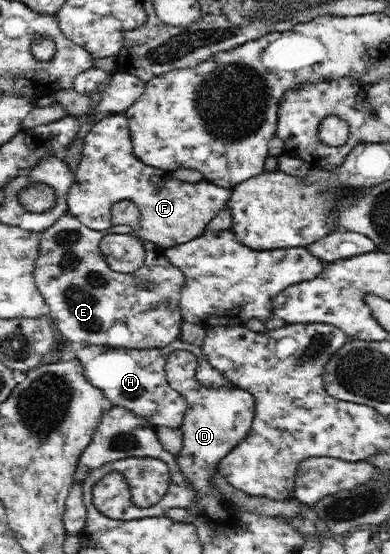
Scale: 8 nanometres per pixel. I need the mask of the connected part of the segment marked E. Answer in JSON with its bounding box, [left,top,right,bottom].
[34,211,185,349]

